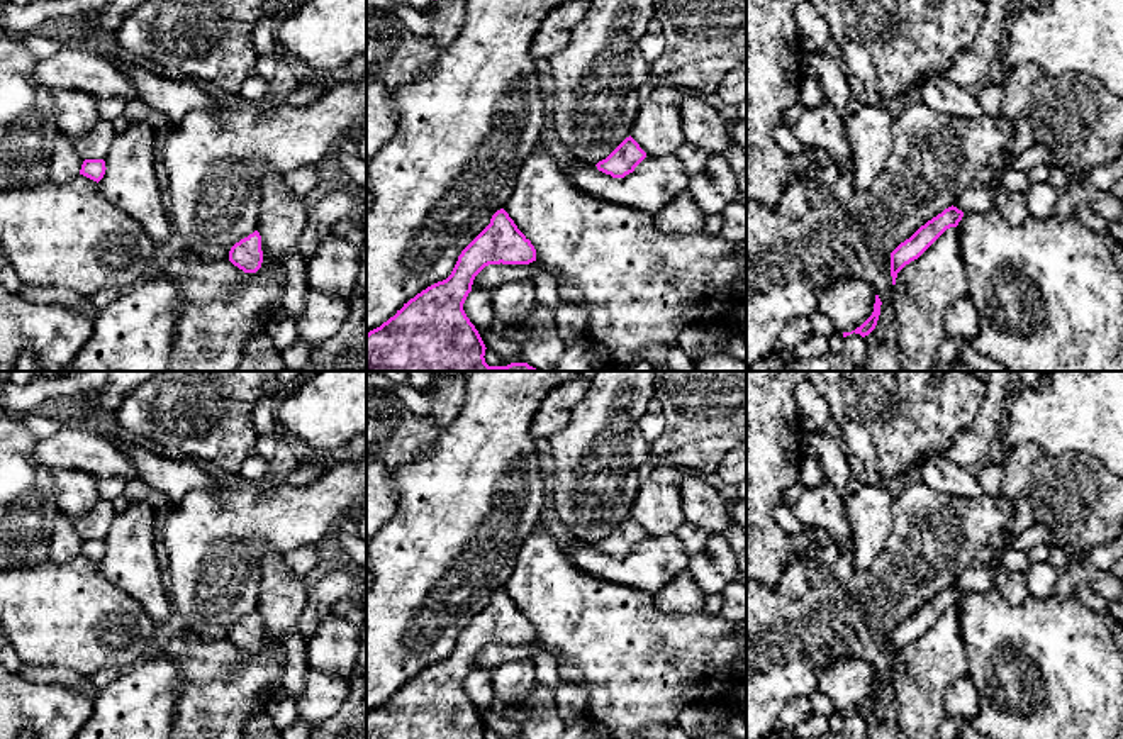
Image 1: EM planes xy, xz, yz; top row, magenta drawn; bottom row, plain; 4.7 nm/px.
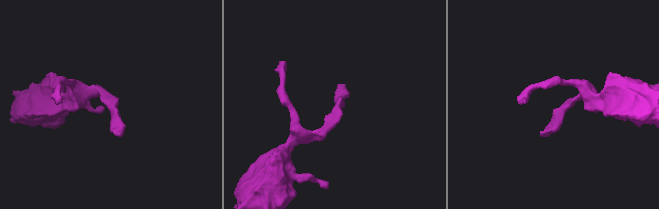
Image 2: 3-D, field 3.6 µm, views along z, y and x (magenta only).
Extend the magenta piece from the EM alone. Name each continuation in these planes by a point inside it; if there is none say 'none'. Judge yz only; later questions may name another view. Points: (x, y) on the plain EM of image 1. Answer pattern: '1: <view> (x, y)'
none

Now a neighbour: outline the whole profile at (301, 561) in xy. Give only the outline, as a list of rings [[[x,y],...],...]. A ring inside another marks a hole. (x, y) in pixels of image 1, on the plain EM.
[[[321,542],[299,547],[285,554],[285,566],[292,575],[305,578],[309,571],[317,564],[321,553]]]

